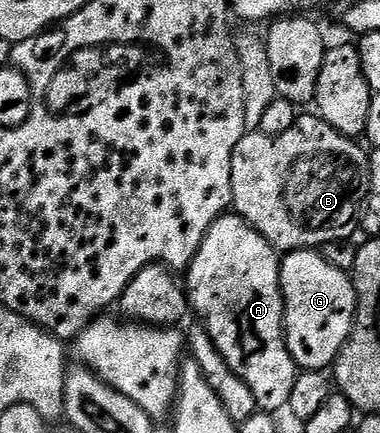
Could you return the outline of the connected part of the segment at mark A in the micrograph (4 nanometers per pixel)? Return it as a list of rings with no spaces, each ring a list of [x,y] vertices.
[[[225,212],[214,220],[214,224],[210,224],[186,271],[189,307],[200,317],[197,319],[207,328],[218,352],[222,352],[222,360],[226,360],[233,372],[246,380],[246,388],[254,392],[257,411],[271,415],[287,407],[298,373],[296,362],[290,356],[284,339],[284,293],[280,291],[280,264],[277,251],[245,218],[235,212]]]

